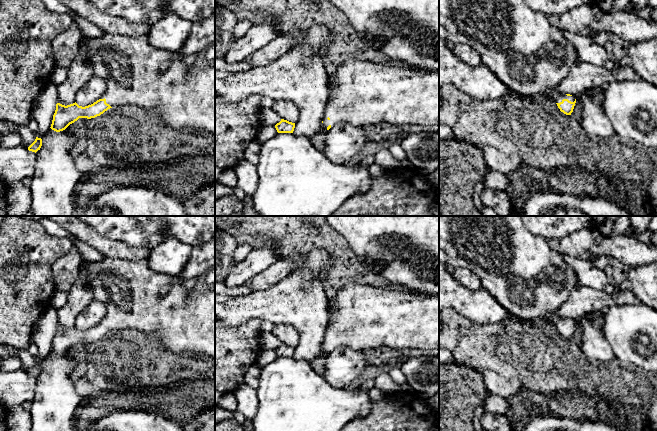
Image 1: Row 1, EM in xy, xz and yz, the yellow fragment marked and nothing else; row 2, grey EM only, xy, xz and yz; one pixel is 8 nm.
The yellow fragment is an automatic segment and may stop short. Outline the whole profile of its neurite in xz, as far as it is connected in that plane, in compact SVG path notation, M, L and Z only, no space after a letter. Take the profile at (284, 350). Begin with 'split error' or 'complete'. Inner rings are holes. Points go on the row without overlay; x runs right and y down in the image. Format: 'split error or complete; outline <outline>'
complete; outline M281 343L281 345L275 349L275 352L278 357L293 357L295 347Z

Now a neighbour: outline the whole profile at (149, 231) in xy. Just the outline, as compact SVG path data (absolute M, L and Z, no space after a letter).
M74 216L101 236L155 248L167 237L193 247L215 237L215 216Z

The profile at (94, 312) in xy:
M92 300L76 318L76 327L85 331L93 328L101 322L107 312L105 304L101 301Z

